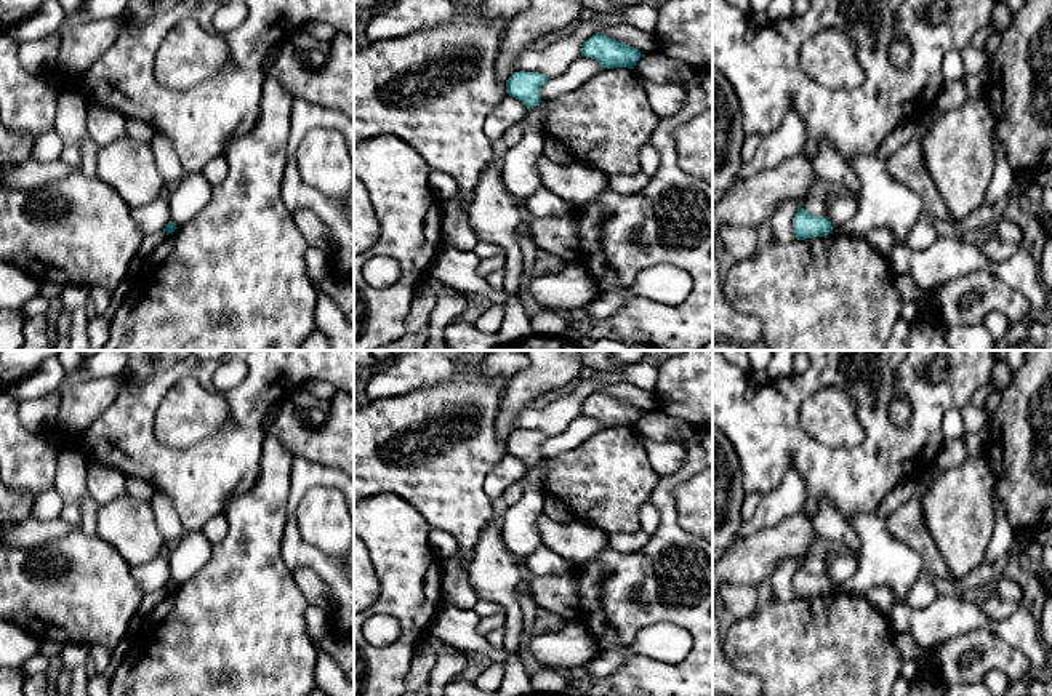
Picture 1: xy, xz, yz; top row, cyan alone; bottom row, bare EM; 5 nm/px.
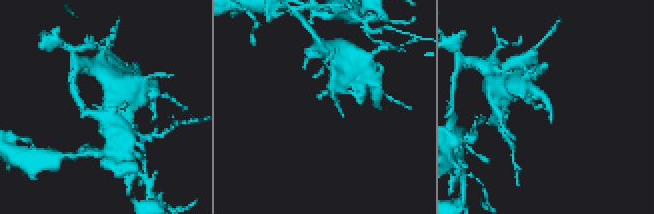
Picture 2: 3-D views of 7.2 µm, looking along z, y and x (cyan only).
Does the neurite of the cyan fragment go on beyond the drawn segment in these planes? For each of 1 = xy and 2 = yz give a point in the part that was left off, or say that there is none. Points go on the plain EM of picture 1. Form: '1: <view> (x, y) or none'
1: none
2: none

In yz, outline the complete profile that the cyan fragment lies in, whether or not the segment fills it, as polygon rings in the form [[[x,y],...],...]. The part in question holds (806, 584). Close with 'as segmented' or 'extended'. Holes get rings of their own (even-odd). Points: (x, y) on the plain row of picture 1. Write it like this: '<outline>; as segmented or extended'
[[[802,565],[793,578],[793,586],[797,598],[807,598],[813,595],[823,595],[833,590],[833,582],[826,574],[813,574]]]; as segmented

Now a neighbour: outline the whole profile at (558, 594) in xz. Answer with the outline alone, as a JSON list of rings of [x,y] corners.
[[[573,571],[559,576],[532,576],[530,586],[538,606],[567,621],[580,619],[580,600]]]

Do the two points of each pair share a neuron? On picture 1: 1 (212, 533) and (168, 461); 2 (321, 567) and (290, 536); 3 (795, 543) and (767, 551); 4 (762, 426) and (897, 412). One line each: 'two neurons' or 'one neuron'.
1: two neurons
2: one neuron
3: one neuron
4: two neurons

